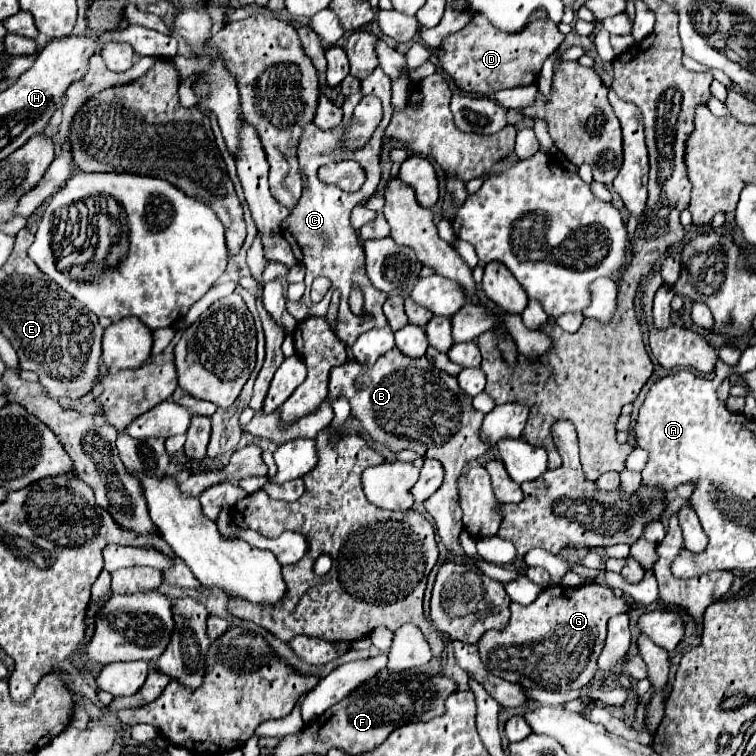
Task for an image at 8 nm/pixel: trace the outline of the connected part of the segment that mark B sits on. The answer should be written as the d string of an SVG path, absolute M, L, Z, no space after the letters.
M393 348L385 356L381 356L373 366L371 364L359 364L359 362L345 362L345 364L331 370L329 396L315 414L307 414L305 418L291 424L289 428L283 428L281 422L279 422L279 412L273 412L273 414L259 412L241 430L249 432L257 438L271 438L273 442L281 442L281 444L289 442L293 438L299 438L299 436L301 438L315 438L323 428L329 426L329 420L331 420L331 414L333 414L331 412L331 400L337 398L339 394L349 398L351 414L361 420L361 424L365 426L365 430L371 434L371 438L375 442L385 444L395 452L415 450L417 454L423 454L427 458L435 458L443 464L443 468L445 468L443 486L425 502L425 510L433 516L433 520L437 524L437 530L439 530L439 536L441 536L441 542L447 546L447 550L451 554L463 554L463 548L457 542L457 536L463 530L461 508L459 508L459 500L457 500L457 476L461 476L461 472L463 472L463 468L467 466L469 460L475 460L475 458L483 456L487 450L491 450L491 444L481 438L481 422L483 422L485 416L471 406L471 396L467 396L459 388L457 378L453 378L451 374L435 368L425 356L423 358L411 358L411 356L405 356L399 348Z

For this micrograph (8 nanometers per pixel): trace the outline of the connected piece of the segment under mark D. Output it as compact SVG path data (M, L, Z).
M475 16L463 30L447 34L441 40L439 44L441 54L437 58L441 68L455 80L459 90L471 92L471 94L487 94L487 92L497 92L501 88L517 88L517 86L533 84L541 72L543 62L561 46L563 40L565 36L559 32L557 24L553 22L531 22L521 32L509 34L509 32L497 30L489 20L483 20L483 16Z

